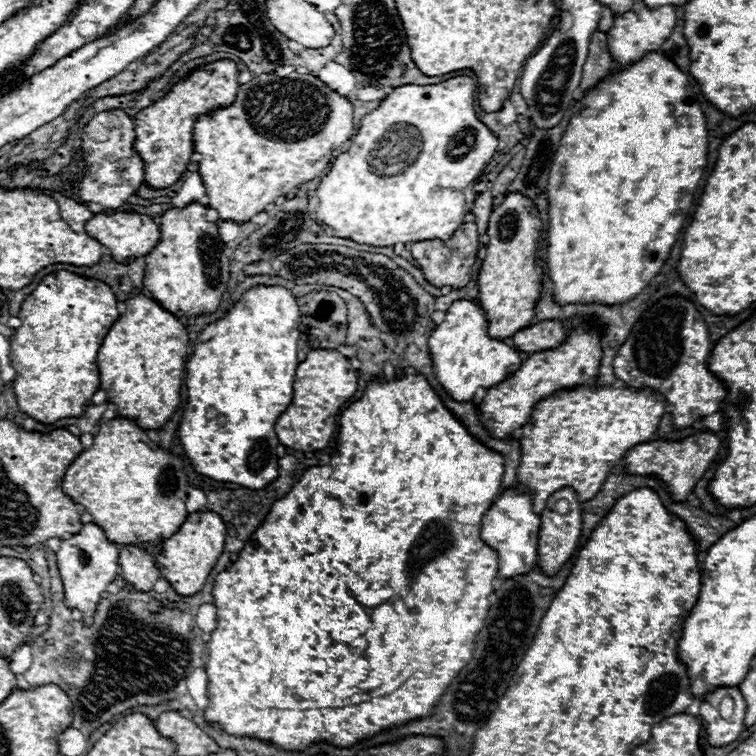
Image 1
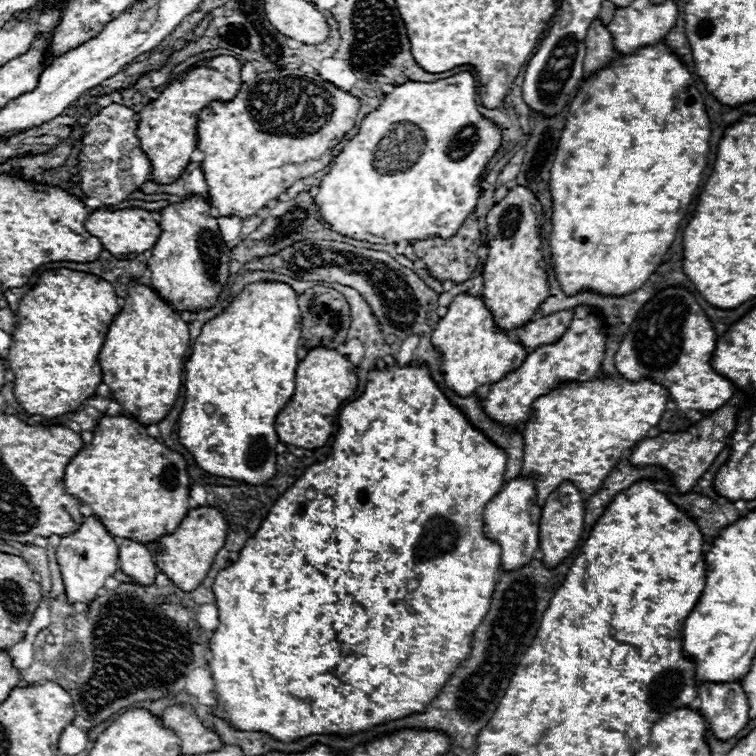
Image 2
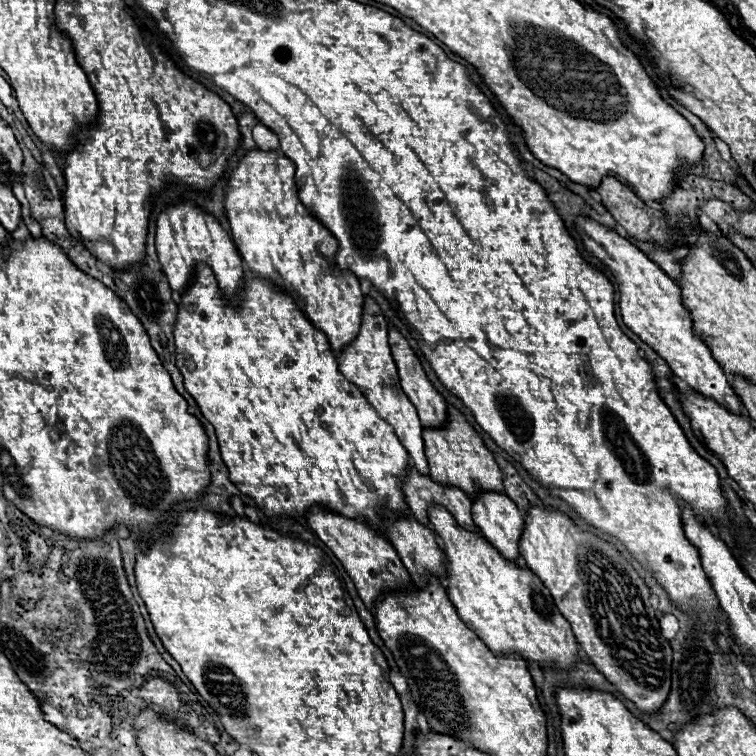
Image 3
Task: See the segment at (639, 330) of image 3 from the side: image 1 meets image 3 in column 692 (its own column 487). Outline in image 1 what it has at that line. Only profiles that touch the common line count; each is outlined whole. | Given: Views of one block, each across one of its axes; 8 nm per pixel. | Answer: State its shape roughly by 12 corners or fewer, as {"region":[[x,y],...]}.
{"region":[[458,300],[428,340],[434,378],[456,402],[524,362]]}

